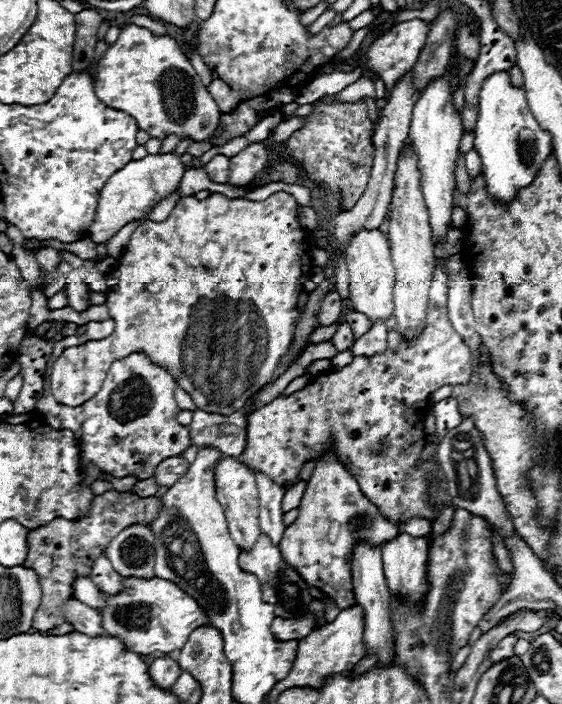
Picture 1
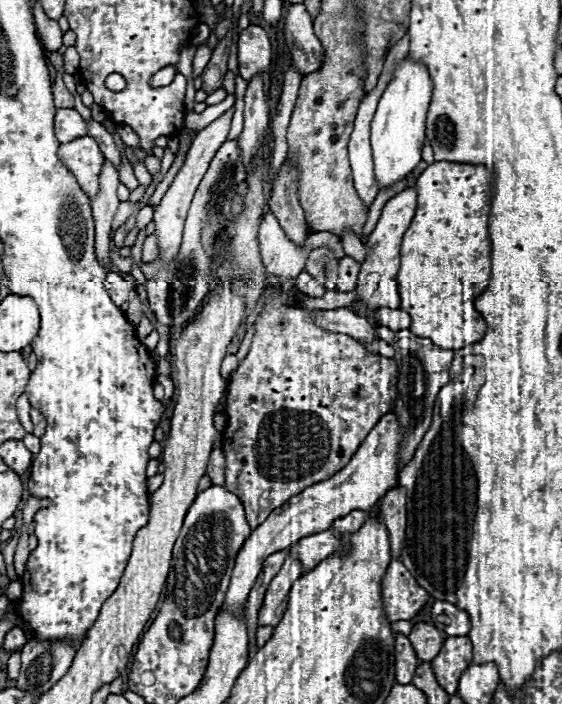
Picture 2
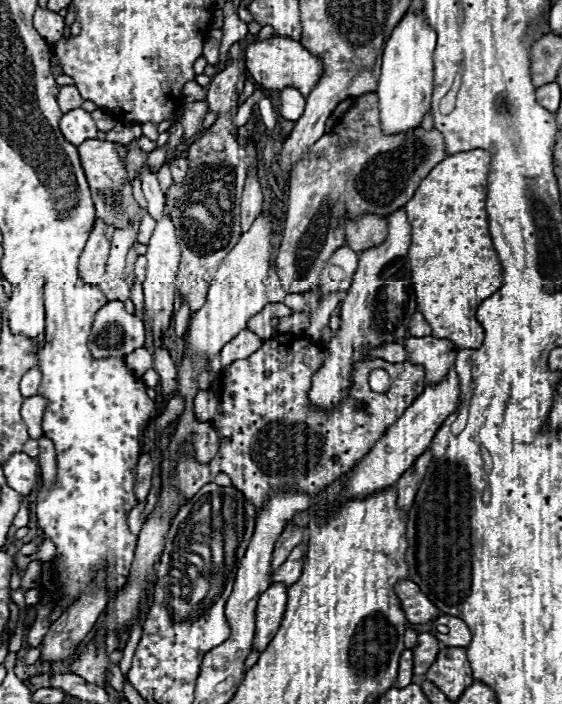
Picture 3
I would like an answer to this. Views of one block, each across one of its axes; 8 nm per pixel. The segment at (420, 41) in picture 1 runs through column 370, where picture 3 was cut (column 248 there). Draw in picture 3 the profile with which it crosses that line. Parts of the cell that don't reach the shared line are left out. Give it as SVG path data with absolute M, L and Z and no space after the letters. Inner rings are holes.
M272 36L268 40L250 42L244 56L246 56L246 70L250 72L252 80L258 86L268 88L268 90L282 90L286 86L294 86L304 96L308 96L312 86L318 82L322 74L322 60L312 56L300 42L290 40L290 38Z

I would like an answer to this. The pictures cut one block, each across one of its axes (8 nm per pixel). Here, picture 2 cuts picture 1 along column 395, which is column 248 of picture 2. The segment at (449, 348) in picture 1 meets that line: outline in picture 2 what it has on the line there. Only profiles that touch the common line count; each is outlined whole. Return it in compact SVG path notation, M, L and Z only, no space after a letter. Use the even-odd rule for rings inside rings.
M266 286L264 288L266 294L266 310L258 316L254 328L256 334L252 338L252 346L250 352L246 354L246 358L240 362L240 366L232 372L230 380L228 380L228 390L226 390L226 428L222 432L222 452L224 452L224 476L226 476L226 488L230 492L234 492L244 508L246 508L246 518L248 524L252 528L260 526L272 510L280 508L282 504L286 504L292 496L298 496L304 488L318 484L326 478L330 478L332 474L336 474L340 468L344 468L344 464L348 464L348 460L354 456L354 452L358 450L358 446L364 442L364 438L368 436L368 432L378 424L378 420L388 414L394 406L396 400L396 362L392 358L384 358L380 354L370 354L362 348L362 344L358 340L352 340L350 336L344 334L332 334L332 332L324 332L320 328L314 326L312 320L312 310L298 306L298 304L288 304L286 292L282 292L282 288L278 286Z

